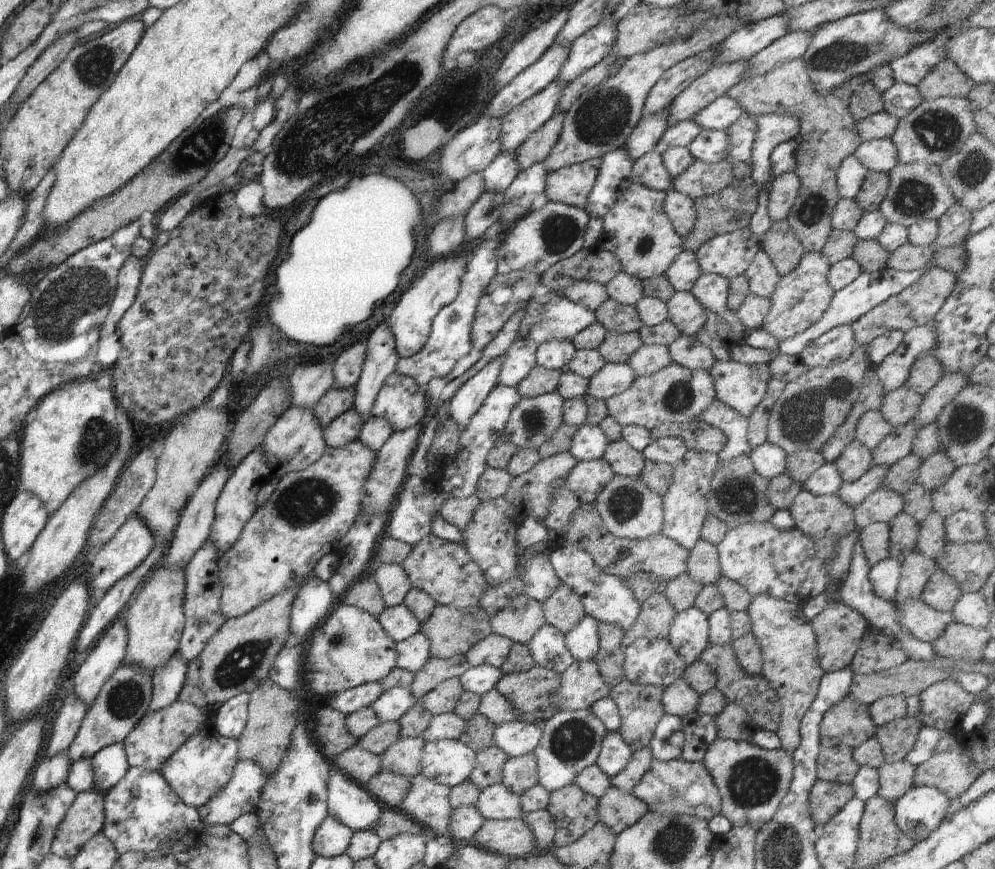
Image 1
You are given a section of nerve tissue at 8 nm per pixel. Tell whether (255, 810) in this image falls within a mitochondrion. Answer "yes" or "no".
no

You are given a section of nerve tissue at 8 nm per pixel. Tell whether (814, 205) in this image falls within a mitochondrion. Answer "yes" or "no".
yes

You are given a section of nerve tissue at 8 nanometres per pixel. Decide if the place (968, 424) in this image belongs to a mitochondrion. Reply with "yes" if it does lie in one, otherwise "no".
yes

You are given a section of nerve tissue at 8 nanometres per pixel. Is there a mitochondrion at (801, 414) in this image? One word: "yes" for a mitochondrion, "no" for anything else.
yes

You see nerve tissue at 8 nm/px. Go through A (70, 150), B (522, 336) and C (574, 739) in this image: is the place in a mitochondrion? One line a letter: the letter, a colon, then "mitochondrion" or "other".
A: other
B: other
C: mitochondrion

